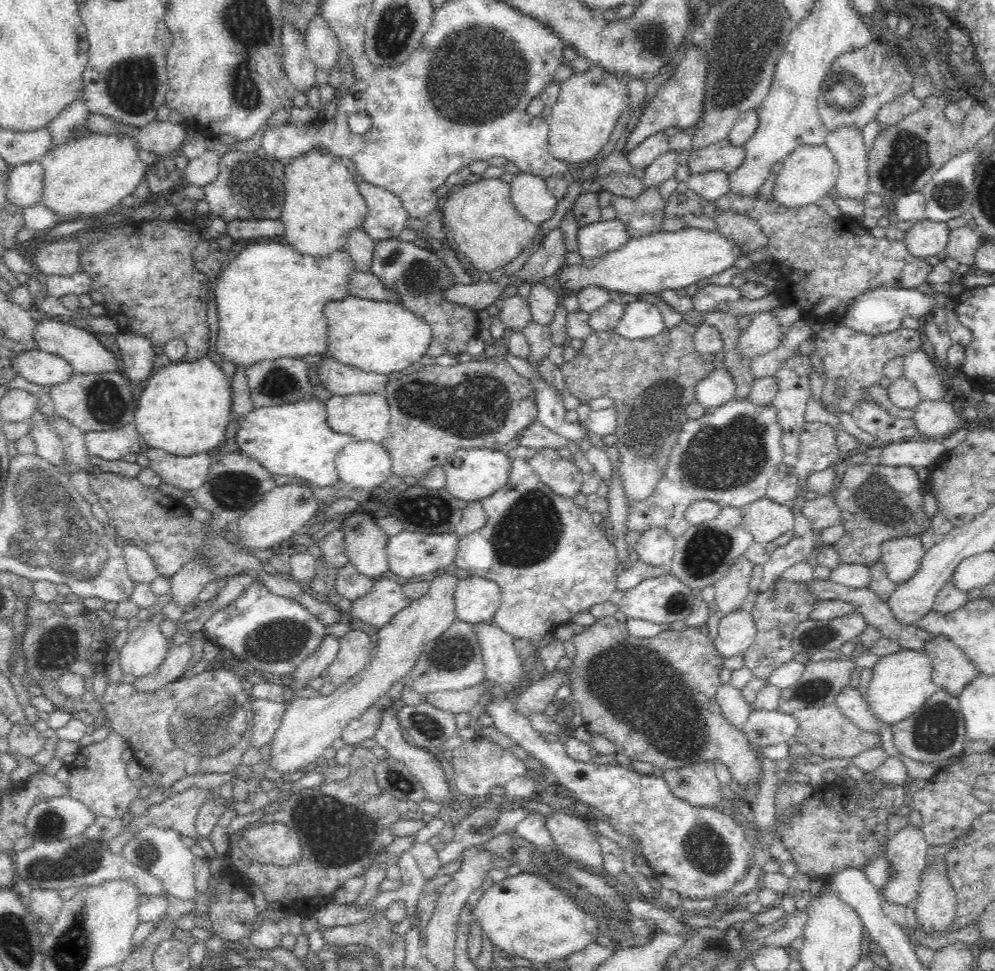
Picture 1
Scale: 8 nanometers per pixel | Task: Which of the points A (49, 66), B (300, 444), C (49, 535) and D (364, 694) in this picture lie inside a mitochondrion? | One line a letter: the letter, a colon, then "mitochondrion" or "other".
A: other
B: other
C: mitochondrion
D: other

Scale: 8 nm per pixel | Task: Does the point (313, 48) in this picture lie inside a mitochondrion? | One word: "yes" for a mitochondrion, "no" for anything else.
no

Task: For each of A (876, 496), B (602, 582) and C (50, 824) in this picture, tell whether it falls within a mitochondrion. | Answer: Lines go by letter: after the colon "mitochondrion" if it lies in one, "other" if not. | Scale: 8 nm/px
A: mitochondrion
B: other
C: mitochondrion

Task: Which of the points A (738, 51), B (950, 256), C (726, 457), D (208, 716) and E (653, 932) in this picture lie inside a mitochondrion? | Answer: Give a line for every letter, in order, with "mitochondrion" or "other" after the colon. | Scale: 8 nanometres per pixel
A: mitochondrion
B: other
C: mitochondrion
D: mitochondrion
E: other

